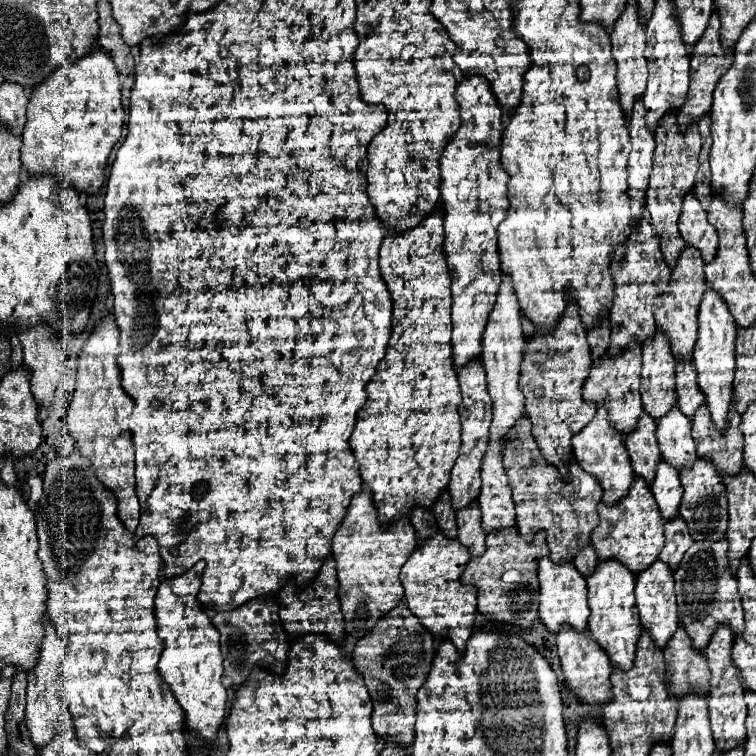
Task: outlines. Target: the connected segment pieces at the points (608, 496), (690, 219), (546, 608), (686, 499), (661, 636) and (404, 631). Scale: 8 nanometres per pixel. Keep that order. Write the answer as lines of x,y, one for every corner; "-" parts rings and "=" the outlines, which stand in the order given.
600,406
594,420
572,438
574,458
576,458
576,462
580,464
580,468
584,472
590,472
590,474
594,474
598,478
598,482
600,482
600,486
604,490
604,496
602,496
604,504
620,502
628,494
628,488
630,488
632,478
634,478
632,466
628,462
628,452
626,452
622,440
624,438
610,426
608,412
606,412
604,406
=
692,192
684,198
678,228
680,228
680,236
684,238
684,242
700,250
704,262
710,262
716,256
716,248
718,248
716,228
708,222
706,212
702,210
700,202
696,200
=
550,558
538,562
538,580
540,580
540,622
550,630
558,632
562,626
570,626
578,632
586,632
590,608
586,602
586,580
578,574
574,564
554,564
=
696,458
694,466
690,470
680,472
680,482
684,488
682,504
680,504
680,516
690,528
690,534
694,540
722,540
726,538
726,524
728,524
728,504
726,504
726,488
722,484
722,478
718,476
716,468
704,458
=
656,560
650,568
638,574
636,578
636,606
640,610
642,626
650,632
650,638
658,648
664,648
668,640
674,636
678,628
678,610
676,610
676,596
674,596
674,578
672,570
660,560
=
398,604
390,614
378,620
376,628
368,636
358,640
352,662
356,672
364,678
374,704
372,728
376,736
386,744
388,740
396,740
396,744
404,744
404,748
410,748
414,740
416,692
428,678
436,646
434,636
404,606
406,604

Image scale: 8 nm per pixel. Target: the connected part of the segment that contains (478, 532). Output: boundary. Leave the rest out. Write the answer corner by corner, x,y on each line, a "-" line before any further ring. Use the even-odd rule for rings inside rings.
474,502
470,508
456,512
458,522
458,542
464,544
470,552
470,558
484,554
484,532
480,526
480,508

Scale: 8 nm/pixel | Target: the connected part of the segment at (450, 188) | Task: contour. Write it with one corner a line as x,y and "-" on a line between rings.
470,76
456,86
456,100
460,104
460,118
462,124
454,138
444,148
440,158
440,196
444,208
444,256
448,262
450,278
452,278
452,360
454,368
464,368
468,360
480,358
480,336
484,332
484,324
488,324
488,314
494,308
498,288
500,288
500,262
498,262
498,224
504,220
508,212
508,196
506,184
508,174
500,166
500,144
502,144
502,108
498,106
496,98
492,96
490,84
482,76

